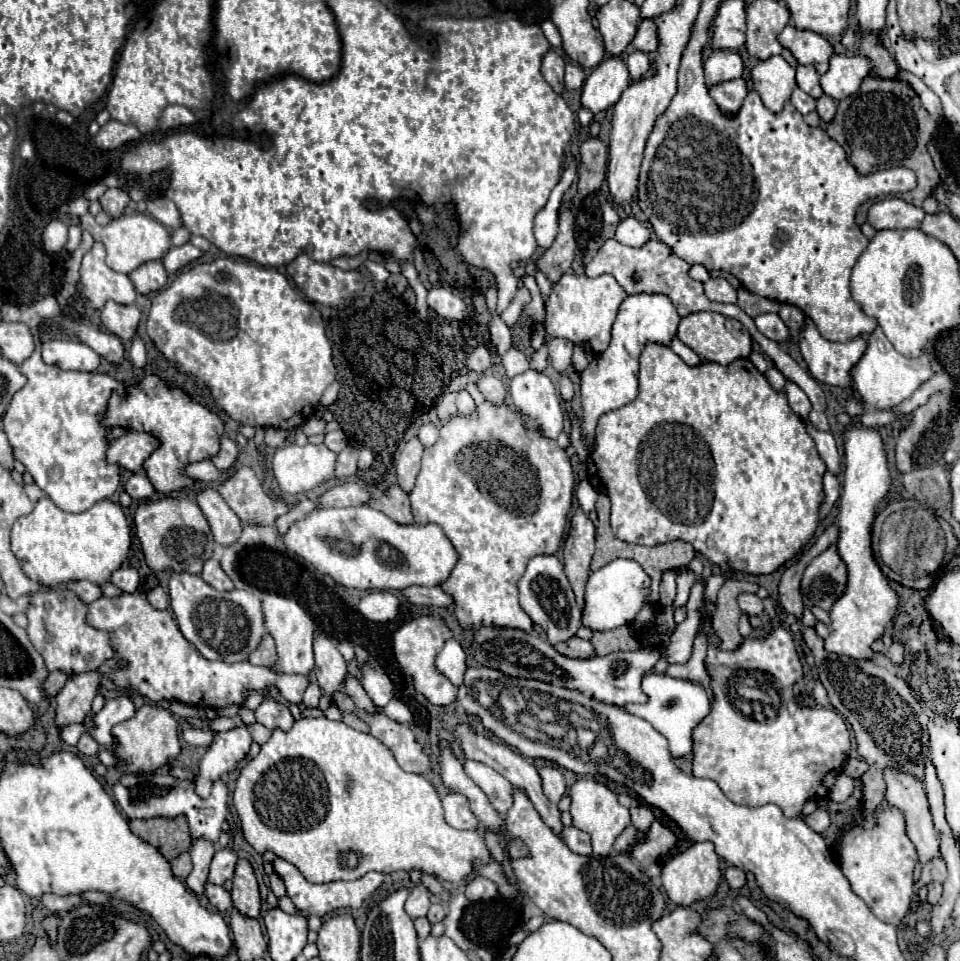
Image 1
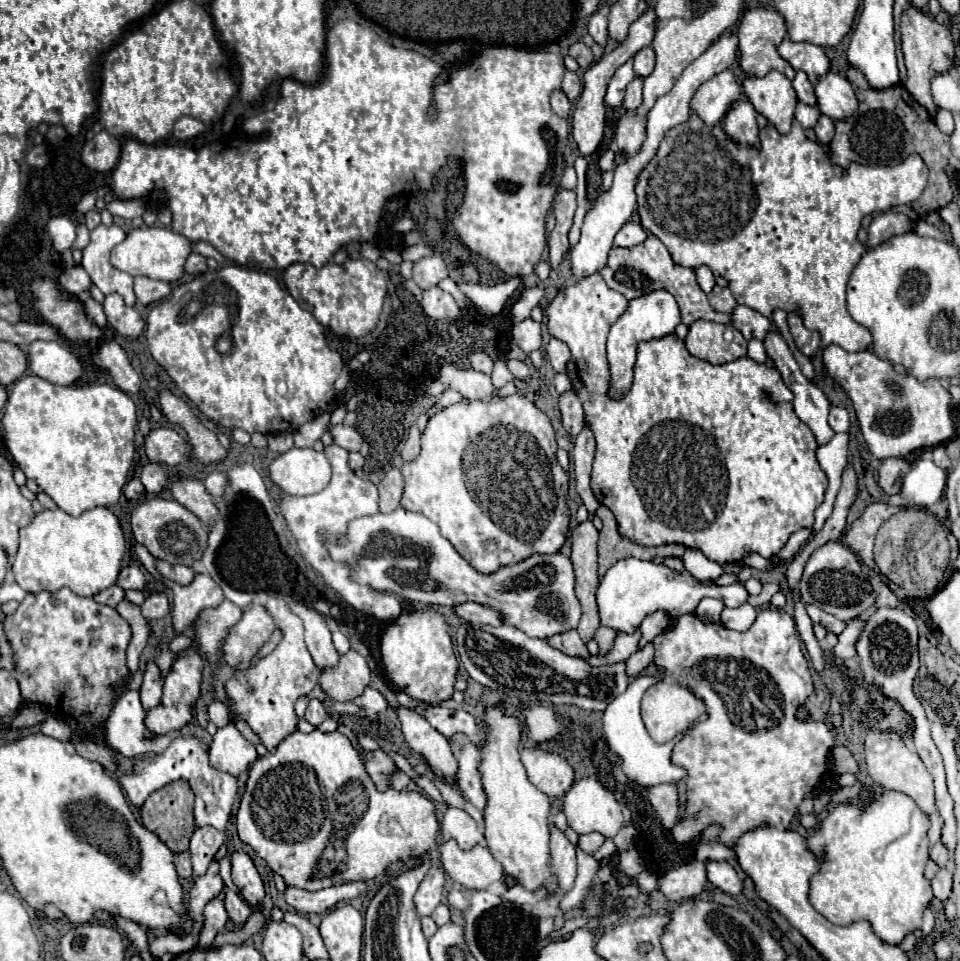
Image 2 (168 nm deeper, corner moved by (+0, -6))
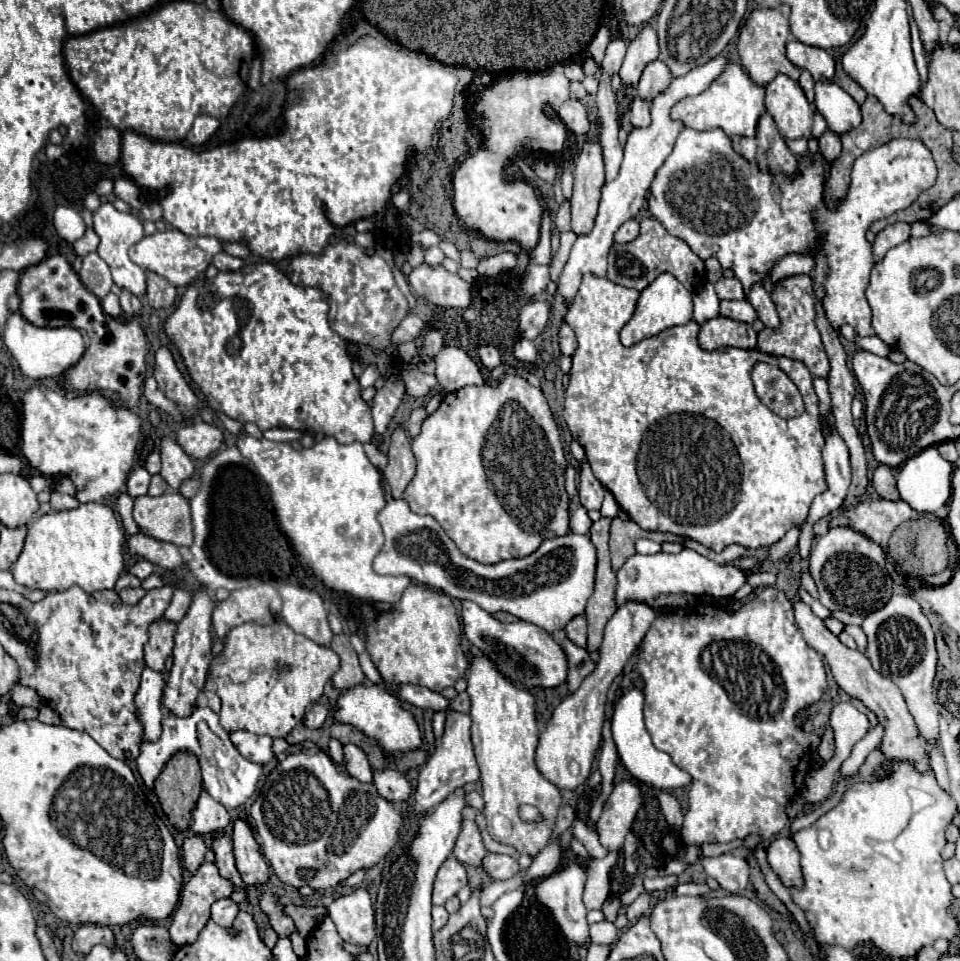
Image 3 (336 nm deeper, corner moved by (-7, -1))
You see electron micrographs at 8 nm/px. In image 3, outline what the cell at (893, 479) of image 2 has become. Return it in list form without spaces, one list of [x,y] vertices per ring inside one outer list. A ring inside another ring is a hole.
[[[881,464],[873,472],[873,482],[871,484],[881,498],[899,500],[899,490],[897,490],[897,482],[895,482],[895,468],[891,468],[887,464]]]

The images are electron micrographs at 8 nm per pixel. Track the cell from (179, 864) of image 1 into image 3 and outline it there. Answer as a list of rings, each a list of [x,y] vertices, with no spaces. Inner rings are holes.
[[[189,836],[189,838],[185,838],[185,842],[181,846],[181,852],[183,852],[183,864],[185,864],[185,868],[191,874],[197,872],[197,868],[201,866],[205,850],[207,850],[207,846],[205,846],[205,842],[203,842],[201,836]]]

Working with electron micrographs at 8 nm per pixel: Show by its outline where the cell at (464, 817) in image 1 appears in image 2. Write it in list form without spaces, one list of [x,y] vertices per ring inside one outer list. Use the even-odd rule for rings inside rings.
[[[448,807],[442,817],[442,841],[454,839],[460,849],[468,851],[484,841],[484,833],[478,829],[478,823],[462,809]]]

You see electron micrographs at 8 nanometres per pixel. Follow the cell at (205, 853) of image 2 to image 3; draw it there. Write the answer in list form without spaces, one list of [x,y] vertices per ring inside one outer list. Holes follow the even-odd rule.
[[[201,792],[197,808],[193,812],[191,830],[199,836],[215,836],[225,832],[229,824],[229,812],[223,810],[223,806],[219,806],[219,802],[215,802],[207,792]]]

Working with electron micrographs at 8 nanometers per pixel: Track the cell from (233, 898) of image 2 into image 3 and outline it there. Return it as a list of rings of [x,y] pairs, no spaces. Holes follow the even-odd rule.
[[[217,834],[213,840],[213,852],[215,852],[215,864],[219,866],[219,874],[227,878],[233,886],[247,890],[245,882],[241,880],[237,868],[235,868],[235,858],[233,858],[233,842],[225,834]]]

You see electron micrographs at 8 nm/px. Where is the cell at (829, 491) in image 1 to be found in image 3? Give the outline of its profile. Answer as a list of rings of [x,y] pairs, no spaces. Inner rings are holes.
[[[685,540],[685,546],[687,548],[691,548],[691,550],[695,550],[695,552],[699,552],[701,556],[705,556],[705,558],[709,558],[709,560],[713,560],[713,562],[719,562],[719,564],[723,564],[723,562],[731,562],[731,560],[737,560],[737,558],[741,558],[741,556],[745,556],[747,554],[747,548],[745,546],[739,546],[739,544],[731,544],[731,546],[727,546],[723,552],[713,552],[713,550],[709,550],[709,548],[705,548],[703,544],[699,544],[699,542],[695,542],[695,540]]]

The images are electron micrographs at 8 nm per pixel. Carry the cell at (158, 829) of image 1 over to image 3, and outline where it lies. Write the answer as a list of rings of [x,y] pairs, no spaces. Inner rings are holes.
[[[177,754],[163,768],[163,774],[155,780],[155,794],[169,822],[185,832],[191,826],[191,814],[197,806],[203,790],[201,770],[197,758],[191,754]]]

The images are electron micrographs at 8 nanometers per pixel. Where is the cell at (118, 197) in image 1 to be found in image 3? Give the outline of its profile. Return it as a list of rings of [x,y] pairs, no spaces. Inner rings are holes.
[[[120,177],[114,182],[113,193],[117,198],[125,200],[131,208],[141,208],[141,202],[139,202],[139,188],[137,184],[133,184],[129,178]]]

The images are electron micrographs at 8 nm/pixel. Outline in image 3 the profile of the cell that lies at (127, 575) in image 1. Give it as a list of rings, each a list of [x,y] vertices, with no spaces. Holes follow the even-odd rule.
[[[137,560],[137,562],[129,568],[129,572],[131,572],[133,576],[137,576],[139,580],[145,580],[147,576],[153,574],[153,564],[147,562],[147,560]]]

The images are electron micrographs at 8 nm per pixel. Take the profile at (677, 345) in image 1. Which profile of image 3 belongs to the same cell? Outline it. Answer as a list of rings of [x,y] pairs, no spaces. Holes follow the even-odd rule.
[[[707,282],[701,290],[697,290],[693,294],[693,304],[695,304],[693,320],[697,324],[703,324],[705,320],[719,316],[719,298],[717,298],[711,282]]]

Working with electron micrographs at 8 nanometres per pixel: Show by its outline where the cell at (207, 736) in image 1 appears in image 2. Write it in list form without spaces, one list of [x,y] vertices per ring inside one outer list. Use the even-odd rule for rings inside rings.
[[[126,691],[114,705],[106,721],[108,743],[124,757],[138,757],[146,753],[162,753],[176,733],[152,737],[144,725],[146,711],[140,703],[138,691]]]

